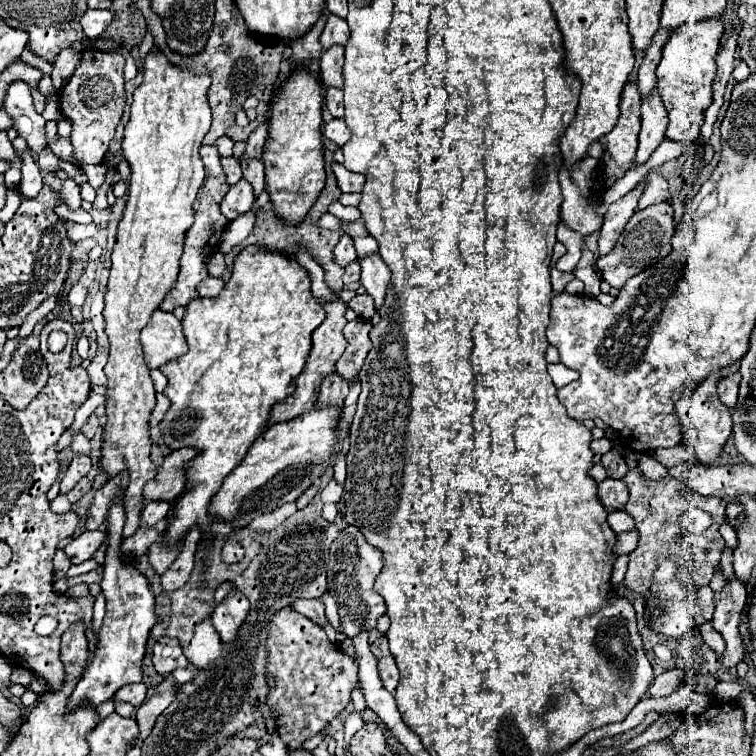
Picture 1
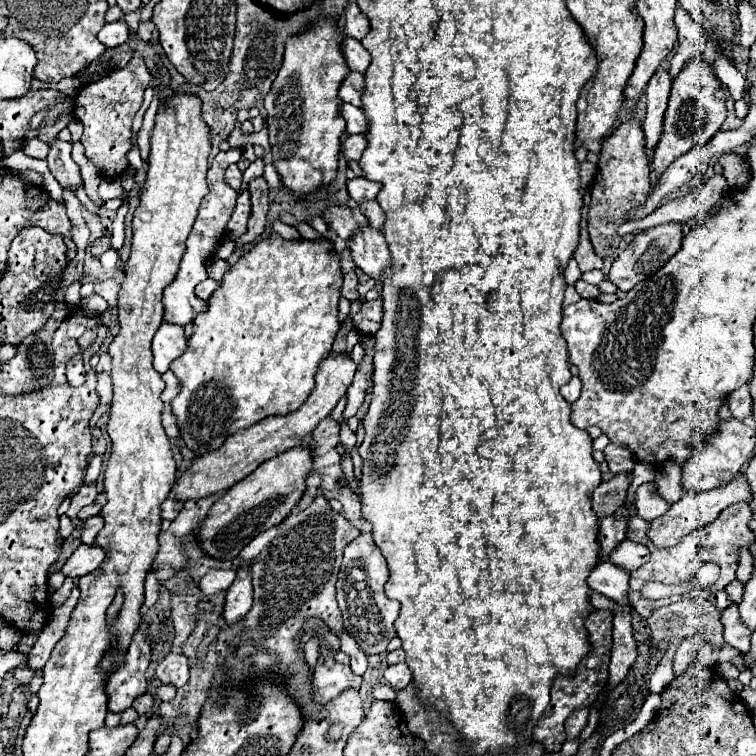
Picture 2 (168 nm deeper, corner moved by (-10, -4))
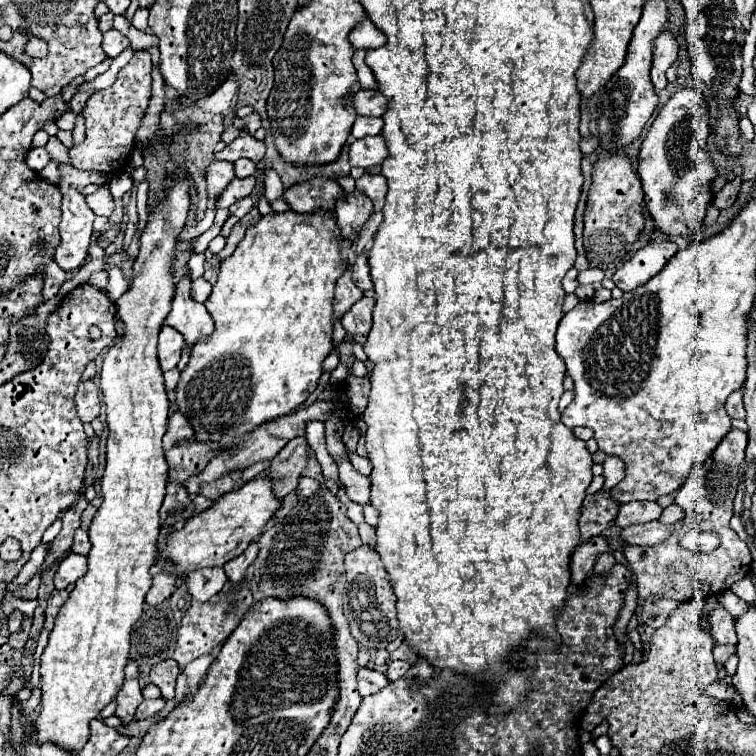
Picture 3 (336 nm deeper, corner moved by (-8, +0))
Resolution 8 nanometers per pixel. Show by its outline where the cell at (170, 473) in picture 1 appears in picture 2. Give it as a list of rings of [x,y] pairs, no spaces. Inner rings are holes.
[[[348,352],[326,356],[320,362],[320,368],[316,372],[316,388],[312,390],[308,400],[298,410],[294,410],[286,416],[270,416],[268,420],[260,420],[260,424],[254,424],[248,430],[240,430],[240,432],[228,436],[228,440],[218,450],[194,458],[192,466],[188,470],[184,470],[172,484],[170,496],[174,500],[186,502],[192,498],[206,498],[210,494],[228,490],[230,486],[234,486],[236,482],[246,478],[264,460],[274,458],[276,454],[300,444],[308,434],[312,434],[316,424],[334,410],[338,400],[346,394],[348,386],[352,384],[354,372],[356,372],[356,364]]]

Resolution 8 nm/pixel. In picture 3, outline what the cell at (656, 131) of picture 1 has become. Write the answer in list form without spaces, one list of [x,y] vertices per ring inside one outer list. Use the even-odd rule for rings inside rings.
[[[664,30],[654,40],[654,64],[652,64],[652,84],[654,88],[666,88],[666,70],[676,62],[678,58],[678,42],[670,30]]]

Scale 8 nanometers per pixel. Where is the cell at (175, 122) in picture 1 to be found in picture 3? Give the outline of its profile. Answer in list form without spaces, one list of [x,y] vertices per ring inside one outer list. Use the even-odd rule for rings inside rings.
[[[178,170],[178,180],[170,180],[164,190],[164,200],[150,210],[150,220],[140,238],[140,254],[134,262],[134,278],[130,290],[116,300],[116,312],[126,326],[126,334],[114,342],[104,354],[100,372],[100,390],[106,404],[108,416],[108,444],[106,444],[106,470],[102,476],[102,506],[96,512],[88,530],[92,548],[88,554],[88,572],[76,580],[76,588],[60,608],[48,646],[42,652],[42,712],[36,720],[36,736],[40,742],[54,742],[60,748],[78,752],[88,742],[88,724],[98,718],[100,710],[116,698],[118,688],[124,680],[124,668],[128,664],[130,632],[142,614],[144,596],[152,586],[150,566],[156,562],[158,534],[160,534],[160,504],[164,500],[164,488],[168,482],[168,464],[162,450],[162,436],[168,424],[168,396],[164,388],[162,370],[158,364],[156,344],[158,332],[170,312],[174,284],[172,284],[172,262],[176,238],[182,232],[190,208],[188,176]]]

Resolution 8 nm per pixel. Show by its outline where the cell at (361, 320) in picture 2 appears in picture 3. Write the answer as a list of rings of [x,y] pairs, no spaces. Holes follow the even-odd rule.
[[[362,298],[358,300],[340,320],[342,326],[346,328],[348,334],[368,334],[372,328],[372,308],[374,308],[374,298]]]

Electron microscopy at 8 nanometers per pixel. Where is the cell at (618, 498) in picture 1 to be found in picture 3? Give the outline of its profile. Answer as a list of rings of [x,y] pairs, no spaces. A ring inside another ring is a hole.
[[[602,536],[584,542],[582,546],[576,546],[576,550],[570,556],[570,570],[572,570],[572,584],[582,584],[588,578],[588,572],[592,570],[596,556],[600,556],[602,552],[606,552],[608,544]]]

